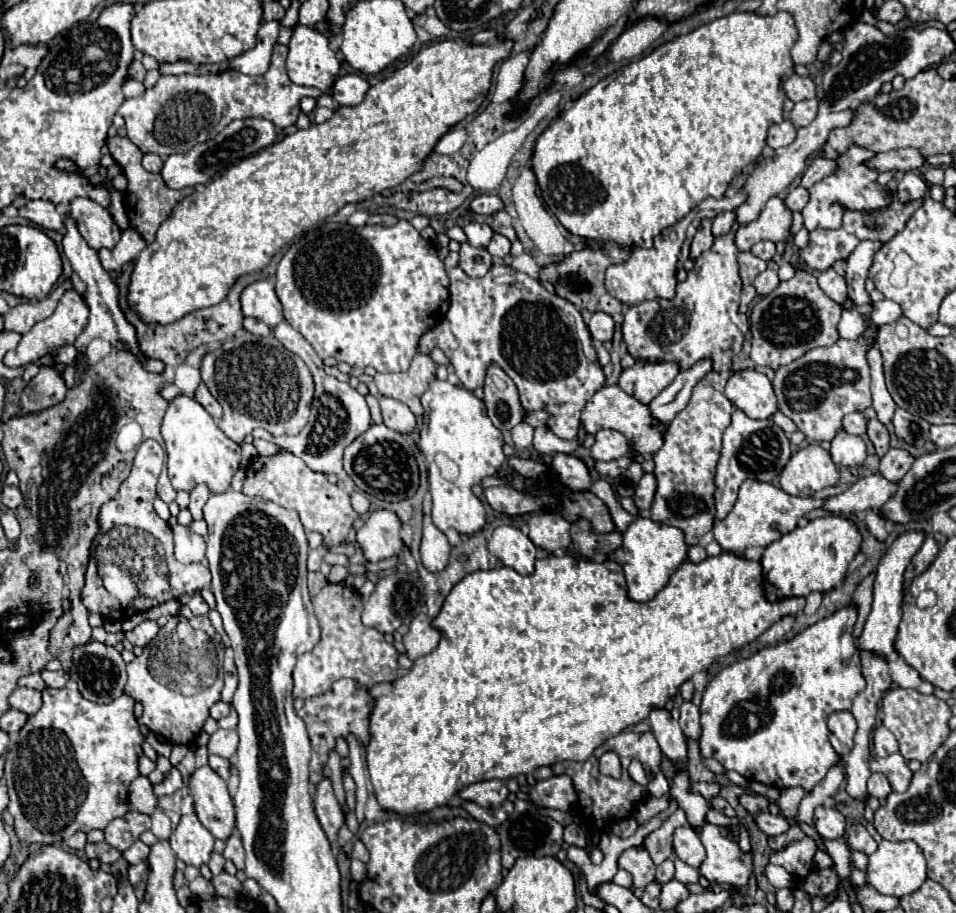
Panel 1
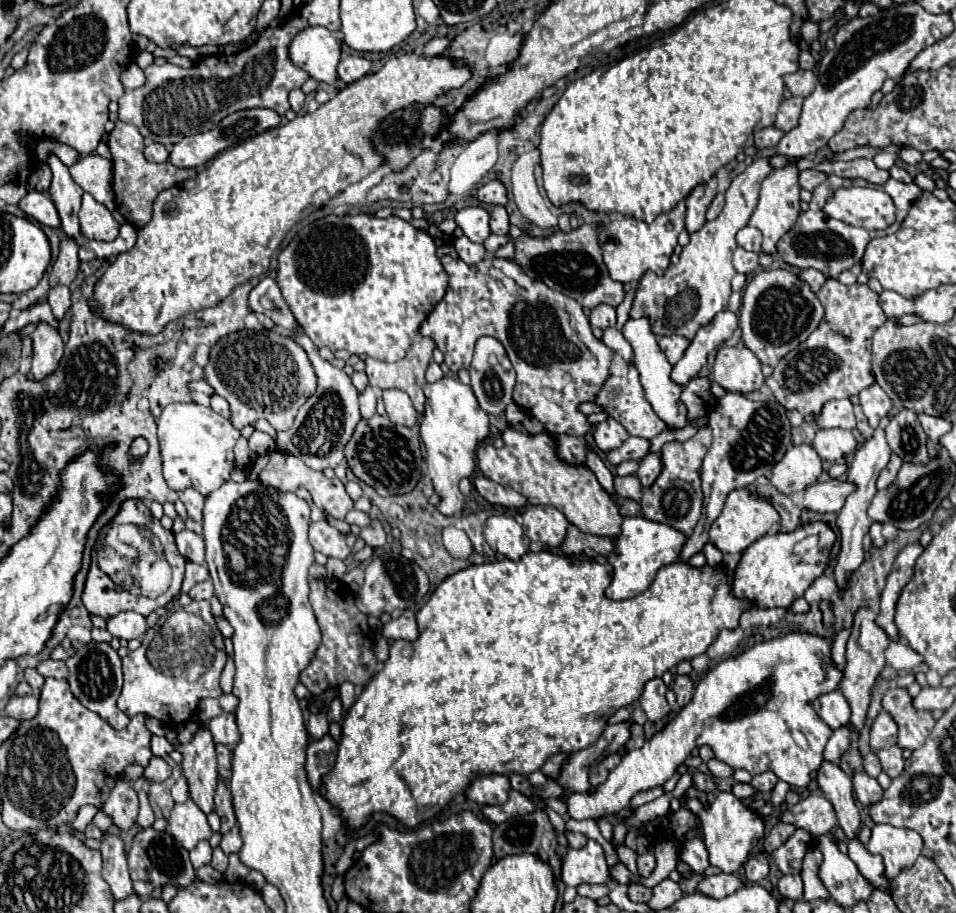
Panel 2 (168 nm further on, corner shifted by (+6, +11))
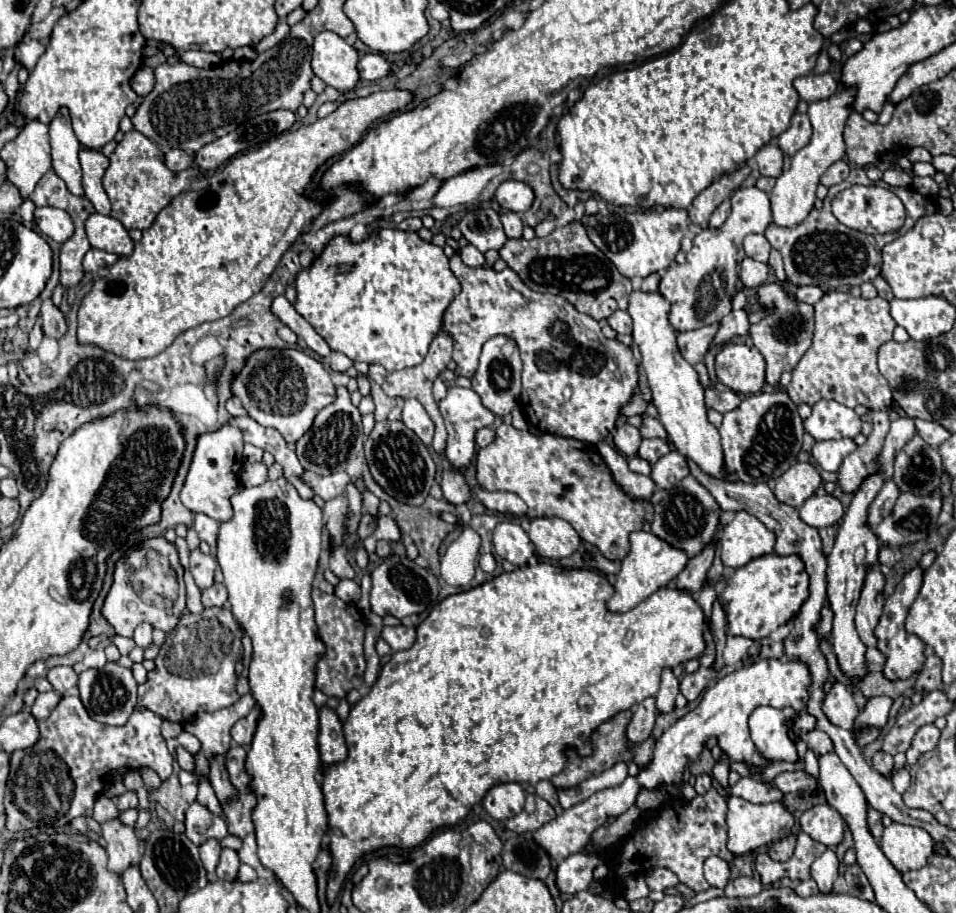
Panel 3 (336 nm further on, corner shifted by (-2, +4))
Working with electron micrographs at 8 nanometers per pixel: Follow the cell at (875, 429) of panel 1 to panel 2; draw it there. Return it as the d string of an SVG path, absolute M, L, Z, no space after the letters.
M857 404L855 406L855 418L857 418L857 430L869 440L871 436L873 436L873 428L869 426L869 422L865 420L865 414L863 414L863 410L861 410L861 406Z

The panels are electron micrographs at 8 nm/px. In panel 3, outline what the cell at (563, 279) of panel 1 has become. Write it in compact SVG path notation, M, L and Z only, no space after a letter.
M573 221L567 227L557 227L547 237L535 237L531 241L527 241L527 239L509 239L499 249L499 255L521 277L521 281L531 291L559 295L559 297L567 299L579 313L587 313L597 321L607 319L617 309L627 309L627 299L629 299L629 291L631 291L629 279L623 277L615 269L615 265L609 259L605 259L605 255L591 243L591 239L587 237L587 233L585 233L585 229L579 221Z

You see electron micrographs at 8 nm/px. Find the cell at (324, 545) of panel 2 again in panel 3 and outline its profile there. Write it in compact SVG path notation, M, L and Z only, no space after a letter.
M347 495L329 499L323 507L323 515L325 515L325 527L329 531L329 537L333 539L333 545L339 545L341 533L343 533L343 521L347 515Z

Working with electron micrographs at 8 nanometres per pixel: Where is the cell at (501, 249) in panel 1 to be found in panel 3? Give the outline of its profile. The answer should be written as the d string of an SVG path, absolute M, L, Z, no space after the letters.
M505 211L505 213L501 213L501 221L503 221L507 237L521 237L523 235L523 223L517 213Z

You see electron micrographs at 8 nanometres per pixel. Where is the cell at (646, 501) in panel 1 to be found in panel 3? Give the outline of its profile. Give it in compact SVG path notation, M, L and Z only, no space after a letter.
M669 451L667 455L663 455L651 471L651 479L661 487L661 489L671 489L675 487L683 477L689 475L689 465L687 459L679 453L679 451Z

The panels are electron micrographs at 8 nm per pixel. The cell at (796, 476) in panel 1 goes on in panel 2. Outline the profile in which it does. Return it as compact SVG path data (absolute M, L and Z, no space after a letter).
M811 444L791 446L771 472L771 484L781 494L793 494L815 484L823 472L823 460Z

